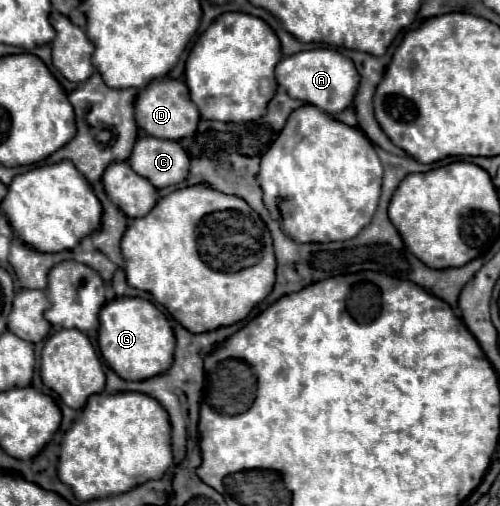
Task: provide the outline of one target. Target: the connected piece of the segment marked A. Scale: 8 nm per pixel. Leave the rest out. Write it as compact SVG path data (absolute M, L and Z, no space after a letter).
M314 48L282 58L276 66L276 80L292 98L310 102L312 106L330 114L348 108L358 88L358 72L352 60L328 48Z

